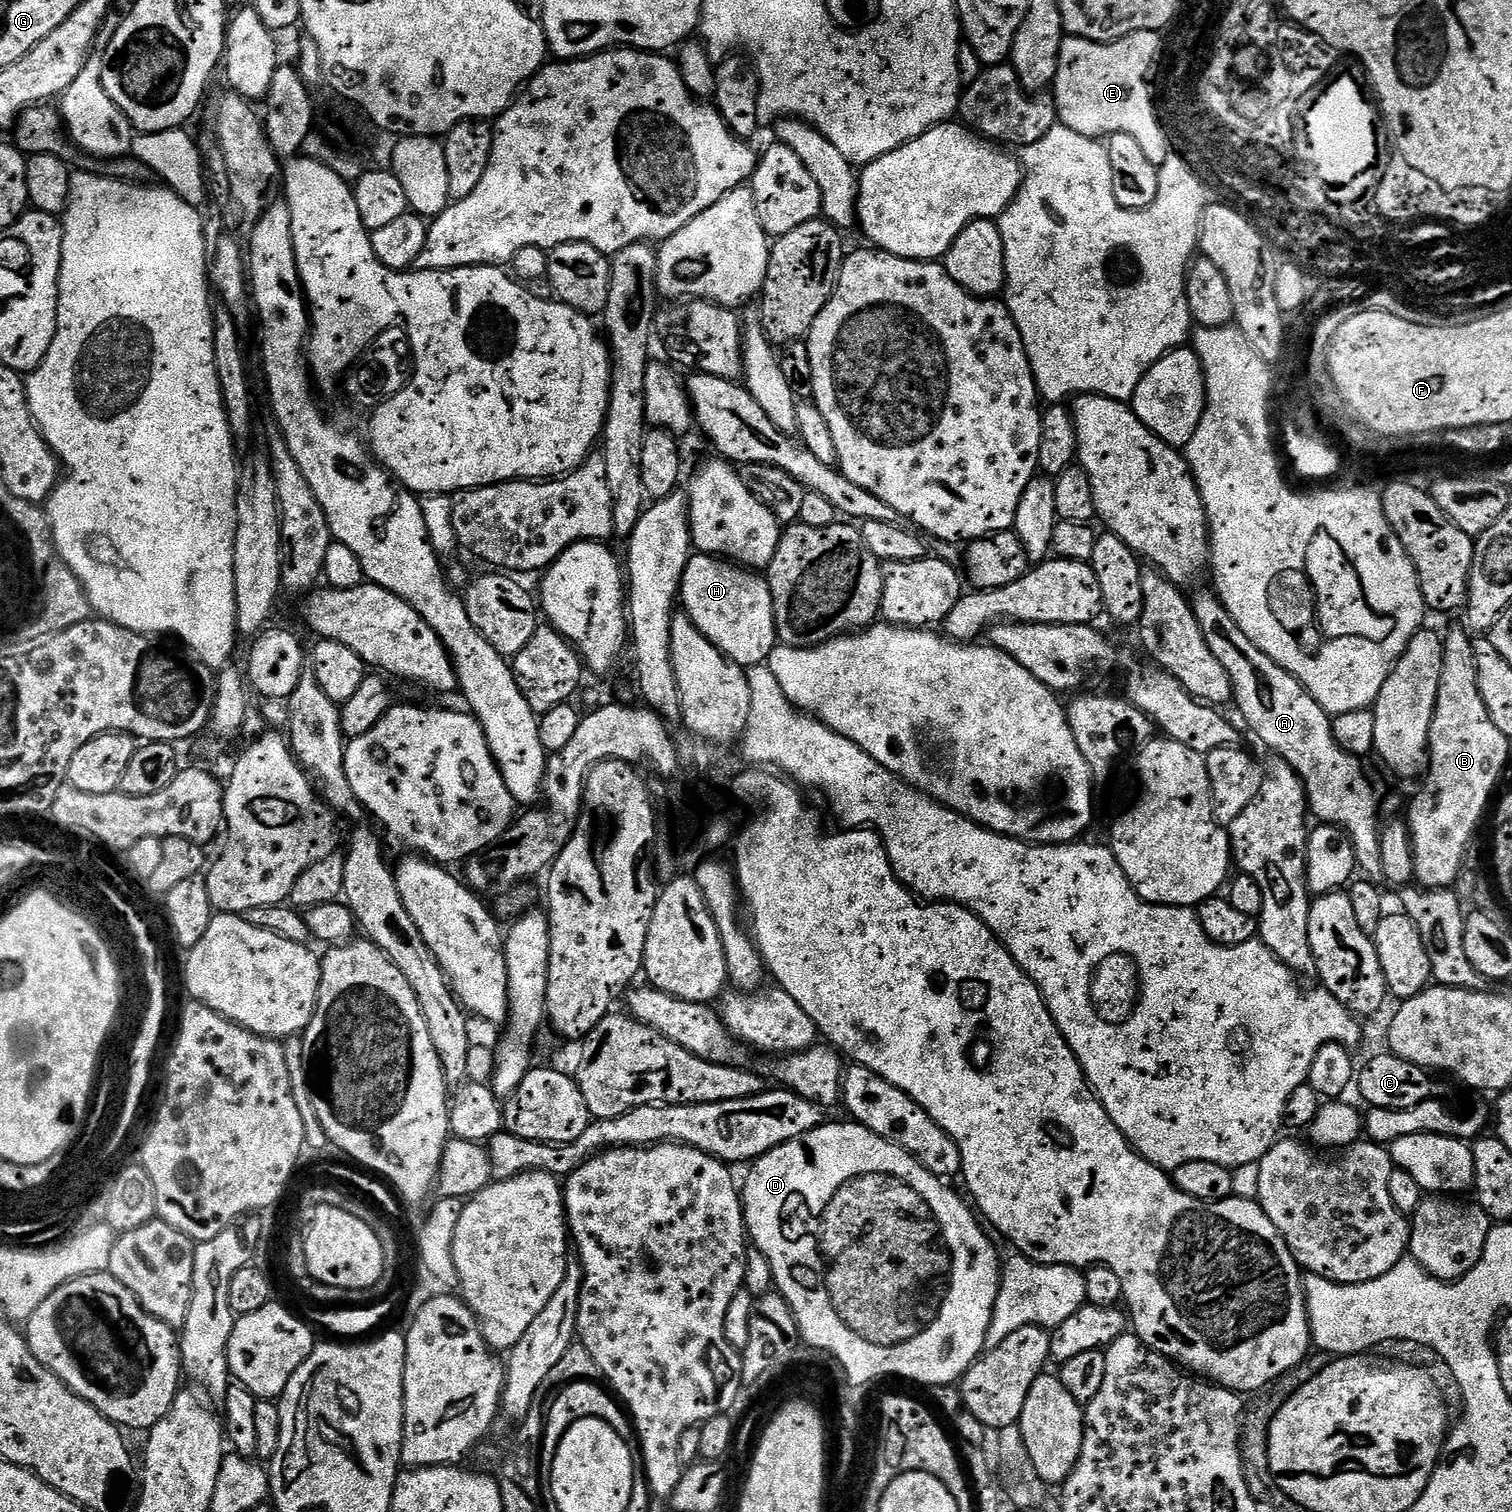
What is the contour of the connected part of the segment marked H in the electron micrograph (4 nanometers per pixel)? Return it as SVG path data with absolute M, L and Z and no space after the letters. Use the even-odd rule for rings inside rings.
M693 554L680 583L679 599L697 630L745 670L765 663L777 647L772 595L767 579L755 571L712 554Z

